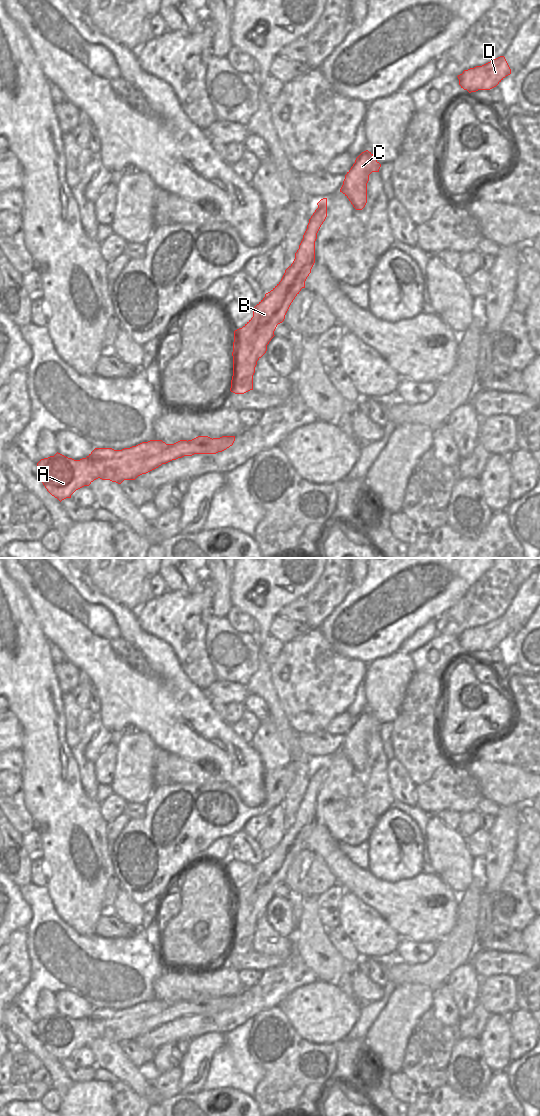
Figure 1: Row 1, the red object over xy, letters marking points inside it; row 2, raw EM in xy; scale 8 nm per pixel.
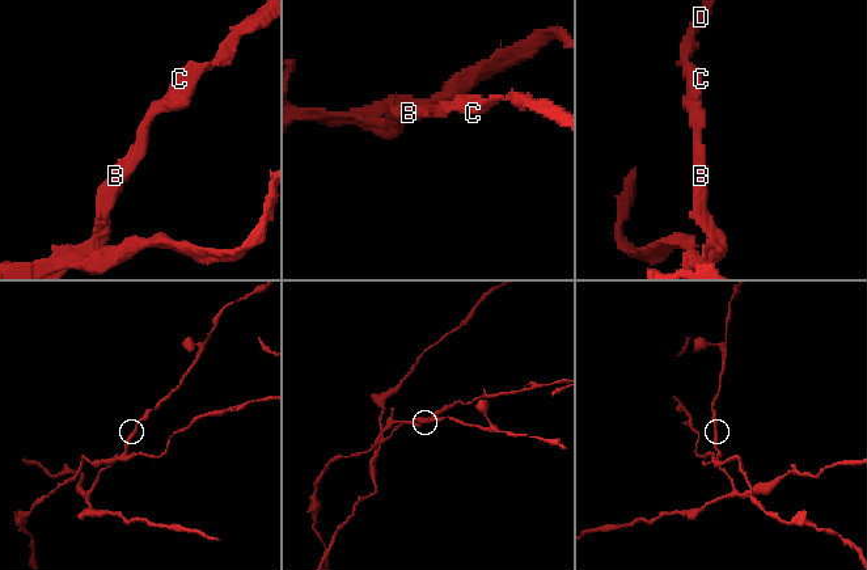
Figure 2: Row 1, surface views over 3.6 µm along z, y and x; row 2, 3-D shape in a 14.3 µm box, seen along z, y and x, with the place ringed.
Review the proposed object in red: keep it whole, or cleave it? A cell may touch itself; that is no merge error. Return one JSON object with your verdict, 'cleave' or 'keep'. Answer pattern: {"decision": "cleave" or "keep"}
{"decision": "cleave"}

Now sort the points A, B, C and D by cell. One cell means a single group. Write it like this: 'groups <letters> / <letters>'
groups A / B C D

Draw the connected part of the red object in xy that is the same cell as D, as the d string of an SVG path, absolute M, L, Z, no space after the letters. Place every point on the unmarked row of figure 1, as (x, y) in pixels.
M500 616L482 626L464 630L457 637L461 648L471 653L478 650L490 650L510 634L511 629L505 617Z

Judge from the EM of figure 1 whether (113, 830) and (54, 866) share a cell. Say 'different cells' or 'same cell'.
different cells

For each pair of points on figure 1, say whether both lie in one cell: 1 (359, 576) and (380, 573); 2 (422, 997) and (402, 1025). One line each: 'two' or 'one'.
1: two
2: one

